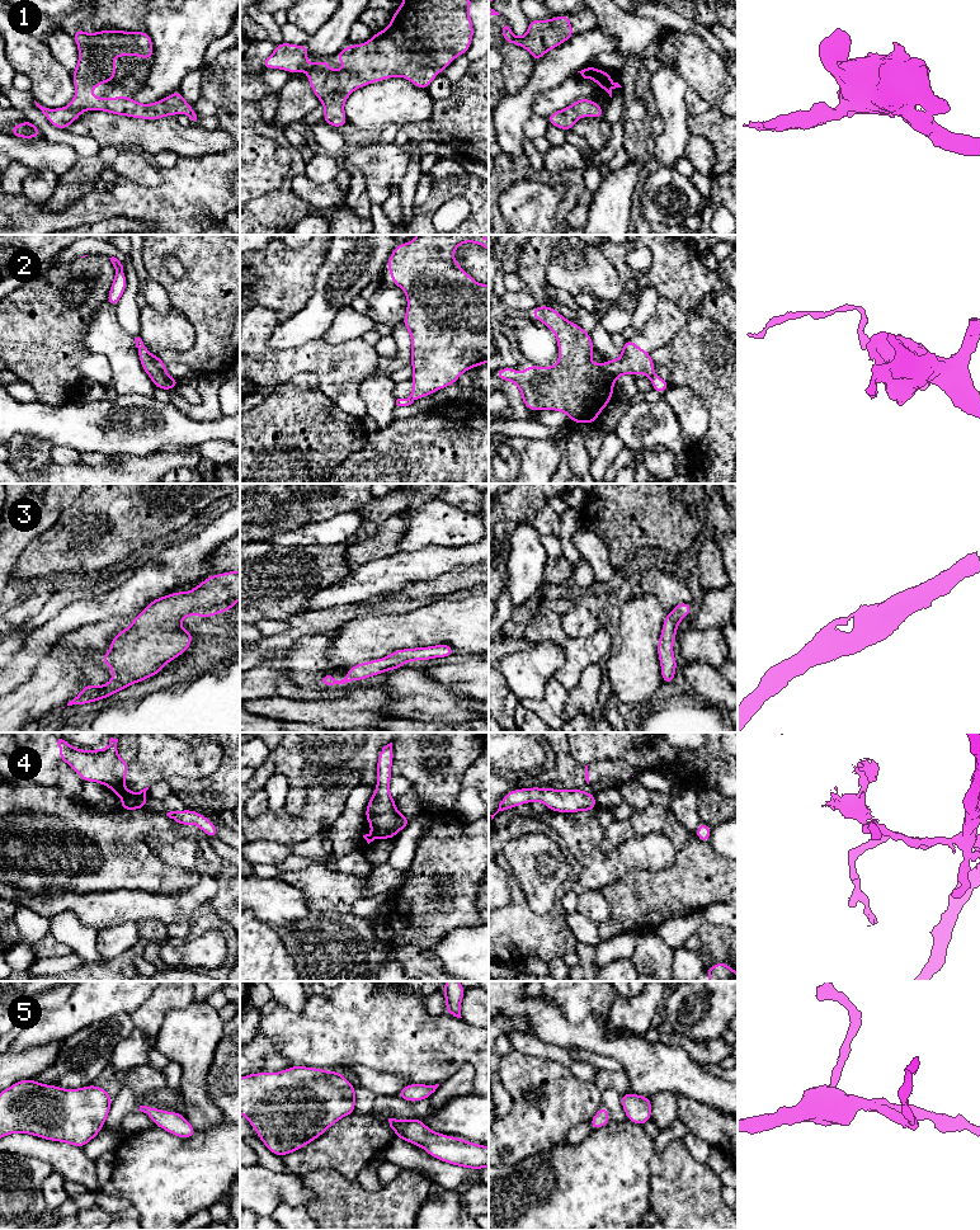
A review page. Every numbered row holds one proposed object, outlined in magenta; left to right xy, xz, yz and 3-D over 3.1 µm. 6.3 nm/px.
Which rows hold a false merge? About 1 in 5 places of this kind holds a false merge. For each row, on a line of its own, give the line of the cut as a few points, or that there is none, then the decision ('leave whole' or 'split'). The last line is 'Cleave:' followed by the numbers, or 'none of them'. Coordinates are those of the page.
1: no cut | leave whole
2: xy (152, 357), (156, 366), (177, 385) | split
3: no cut | leave whole
4: xy (131, 792), (121, 796) | split
5: no cut | leave whole
Cleave: 2, 4

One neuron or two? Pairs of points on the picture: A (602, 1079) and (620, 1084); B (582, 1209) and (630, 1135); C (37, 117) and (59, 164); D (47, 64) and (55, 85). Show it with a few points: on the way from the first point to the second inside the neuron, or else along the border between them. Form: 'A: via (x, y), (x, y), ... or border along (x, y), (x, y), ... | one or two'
A: via (606, 1080), (616, 1080) | one
B: via (594, 1191), (604, 1181), (612, 1162), (620, 1153) | one
C: border along (42, 136), (53, 142), (67, 144), (76, 152) | two
D: via (47, 69), (50, 80) | one

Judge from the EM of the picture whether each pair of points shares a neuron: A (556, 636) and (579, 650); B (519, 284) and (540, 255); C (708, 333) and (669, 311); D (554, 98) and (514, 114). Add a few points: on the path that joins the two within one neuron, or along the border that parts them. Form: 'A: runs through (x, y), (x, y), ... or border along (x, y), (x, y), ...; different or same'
A: border along (569, 639), (562, 646); different
B: border along (517, 272), (526, 287); different
C: border along (665, 298), (687, 315), (687, 320), (675, 334); different
D: border along (554, 86), (541, 92), (535, 98), (532, 113); different

